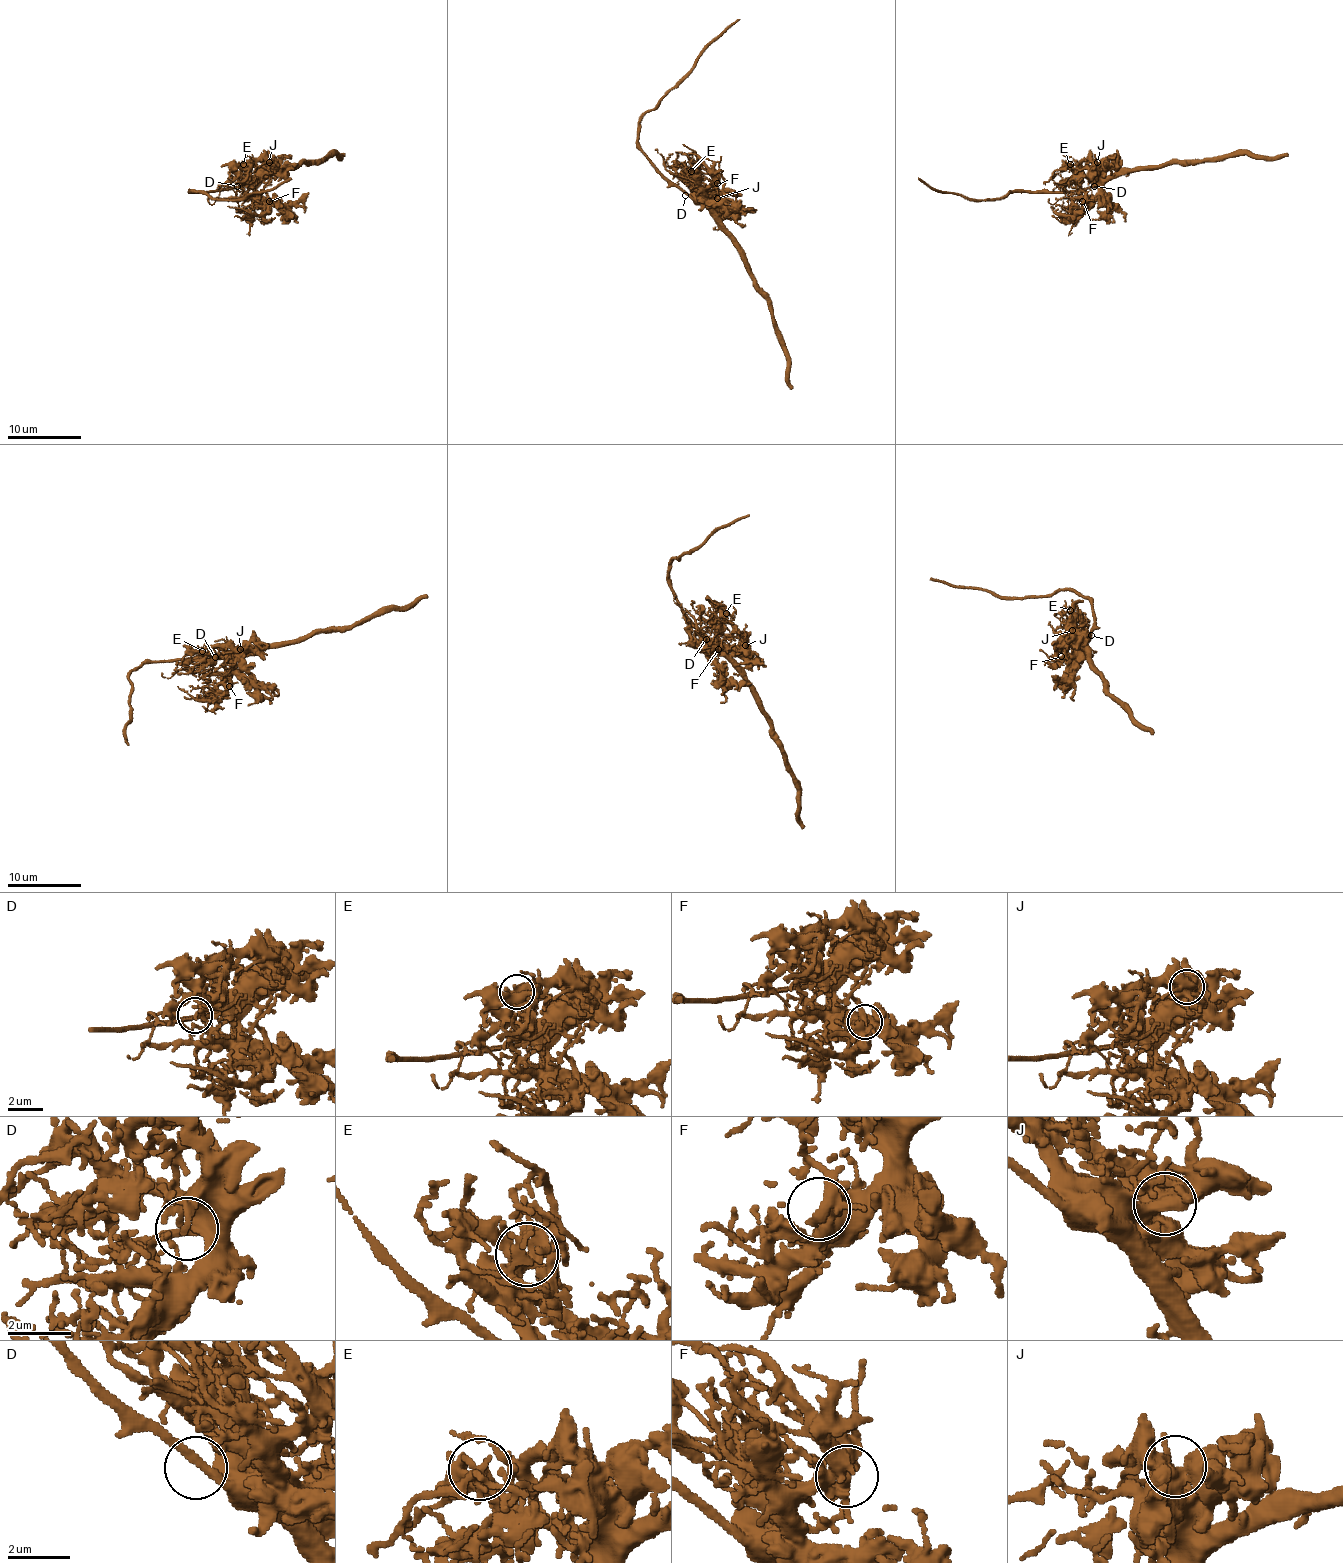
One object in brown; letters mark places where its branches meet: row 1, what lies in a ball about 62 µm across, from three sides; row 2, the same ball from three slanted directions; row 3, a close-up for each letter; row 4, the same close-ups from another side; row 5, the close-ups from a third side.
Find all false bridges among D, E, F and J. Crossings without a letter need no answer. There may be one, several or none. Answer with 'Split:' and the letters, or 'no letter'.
Split: no letter

